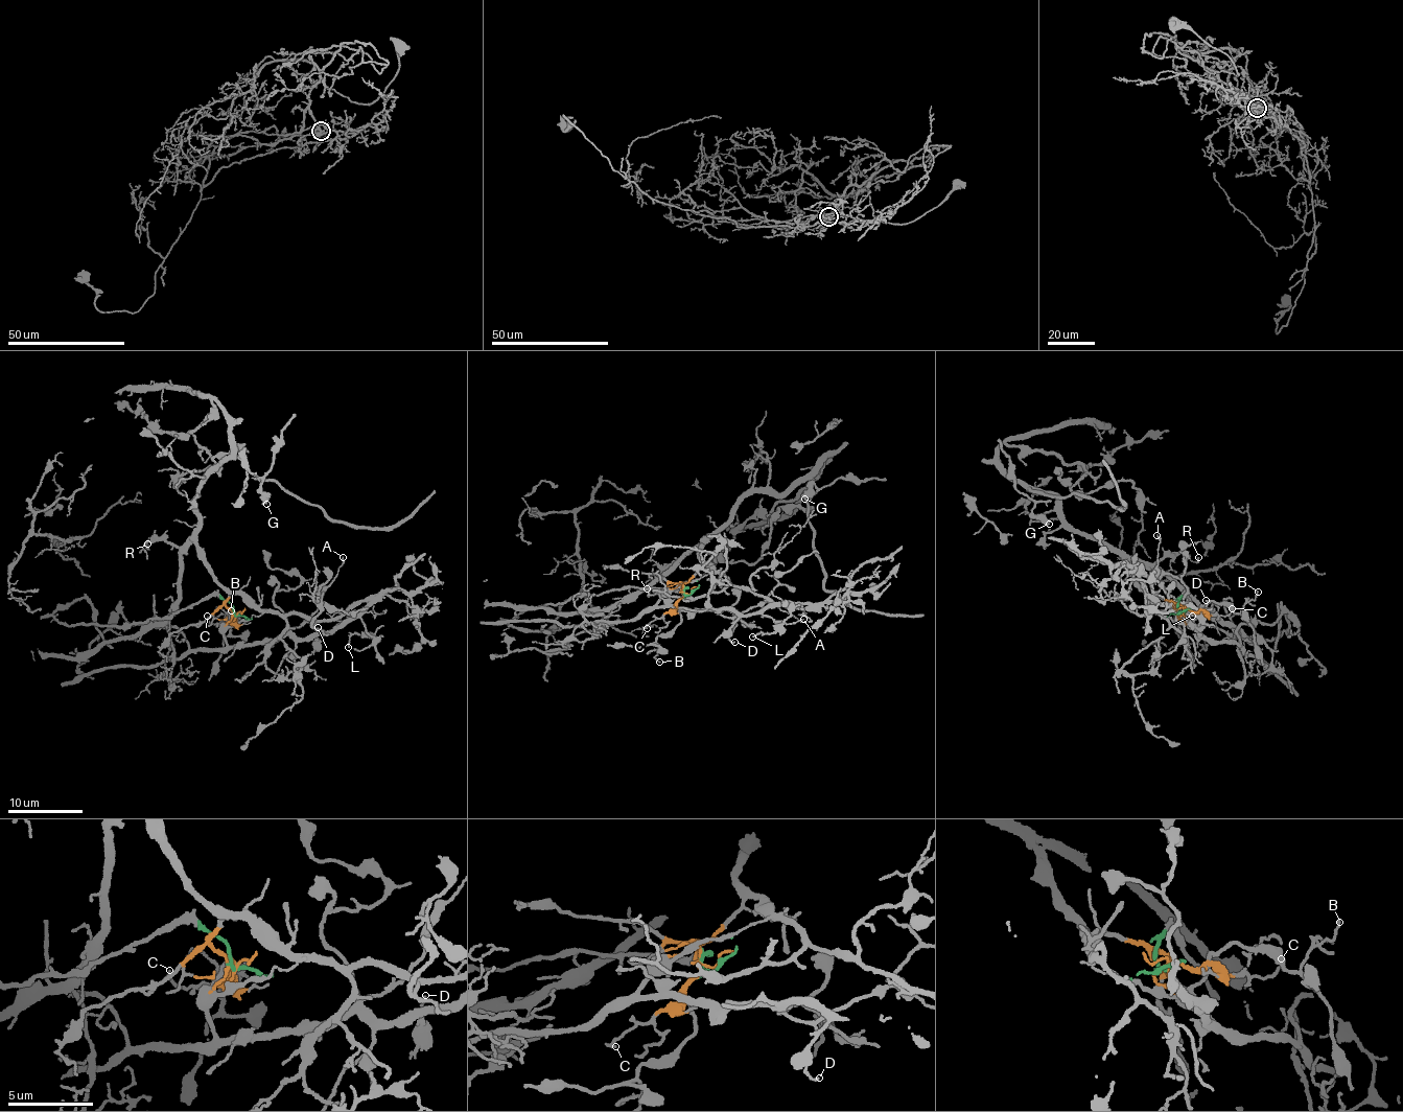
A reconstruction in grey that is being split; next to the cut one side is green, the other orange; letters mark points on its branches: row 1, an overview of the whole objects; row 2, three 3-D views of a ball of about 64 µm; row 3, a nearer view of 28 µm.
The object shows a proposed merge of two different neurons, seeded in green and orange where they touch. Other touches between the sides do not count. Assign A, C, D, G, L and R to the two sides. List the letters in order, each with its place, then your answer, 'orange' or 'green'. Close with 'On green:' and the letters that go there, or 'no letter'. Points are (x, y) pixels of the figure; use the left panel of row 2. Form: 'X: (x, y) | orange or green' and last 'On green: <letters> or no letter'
A: (343, 557) | green
C: (207, 616) | orange
D: (318, 627) | green
G: (266, 504) | orange
L: (348, 647) | green
R: (147, 543) | orange
On green: A, D, L

